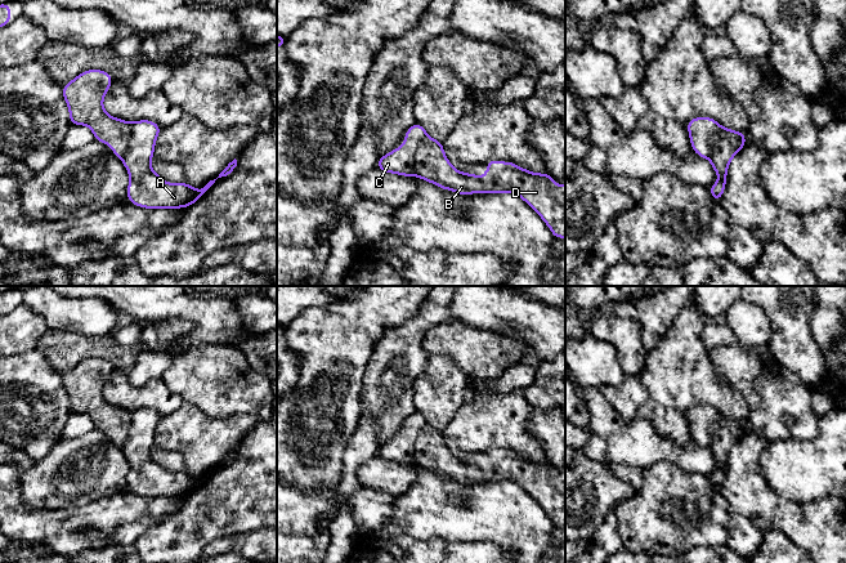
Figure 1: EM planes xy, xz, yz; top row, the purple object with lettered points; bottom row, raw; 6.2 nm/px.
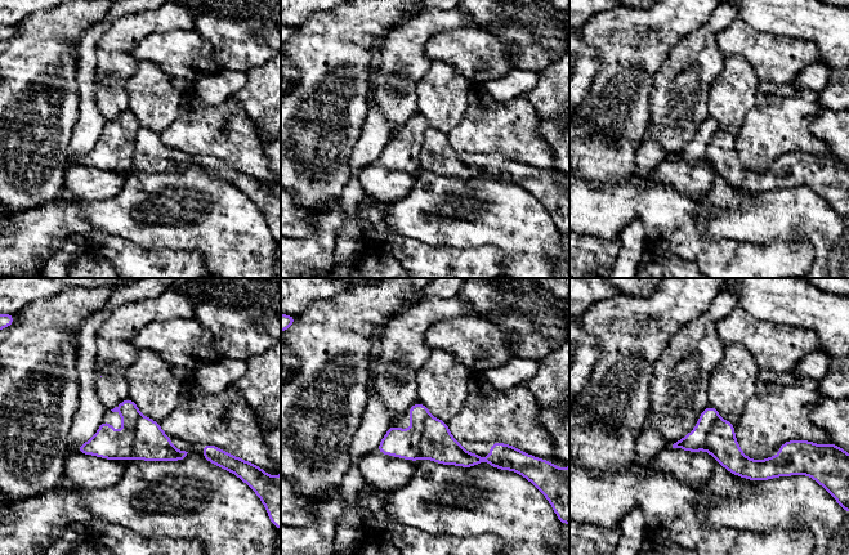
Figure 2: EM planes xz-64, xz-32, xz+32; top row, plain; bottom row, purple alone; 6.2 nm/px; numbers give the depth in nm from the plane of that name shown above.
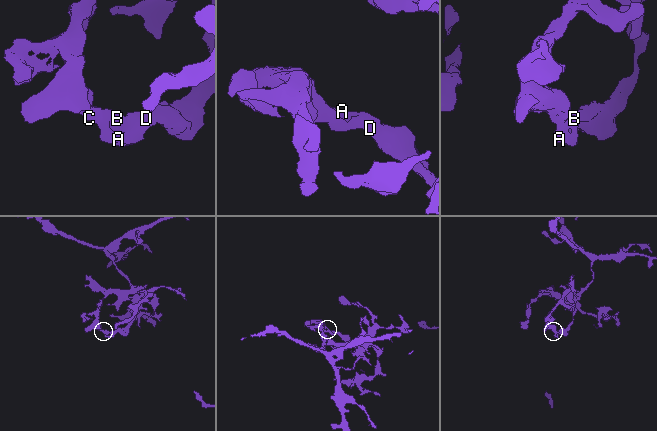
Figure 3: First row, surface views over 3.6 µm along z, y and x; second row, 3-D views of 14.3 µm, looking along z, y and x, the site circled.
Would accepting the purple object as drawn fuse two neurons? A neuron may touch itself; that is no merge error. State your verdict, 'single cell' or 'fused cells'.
fused cells

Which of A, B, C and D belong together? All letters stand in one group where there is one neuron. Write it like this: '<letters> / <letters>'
A B D / C

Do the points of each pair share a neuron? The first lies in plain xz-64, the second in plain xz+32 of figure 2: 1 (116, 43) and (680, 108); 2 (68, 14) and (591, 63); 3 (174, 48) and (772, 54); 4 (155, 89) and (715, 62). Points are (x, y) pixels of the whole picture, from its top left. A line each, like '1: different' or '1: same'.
1: same
2: different
3: same
4: different

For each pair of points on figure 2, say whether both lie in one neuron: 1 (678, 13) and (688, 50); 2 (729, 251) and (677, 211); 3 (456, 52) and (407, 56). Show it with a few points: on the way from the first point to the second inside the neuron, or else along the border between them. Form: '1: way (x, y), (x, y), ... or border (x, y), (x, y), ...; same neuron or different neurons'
1: border (707, 17), (687, 32), (669, 50), (665, 59); different neurons
2: way (714, 251), (709, 251), (684, 227); same neuron
3: border (446, 31), (428, 40), (429, 61); different neurons

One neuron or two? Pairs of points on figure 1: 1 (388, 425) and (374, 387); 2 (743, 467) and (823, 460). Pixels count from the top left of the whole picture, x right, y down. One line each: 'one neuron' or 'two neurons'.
1: one neuron
2: two neurons

